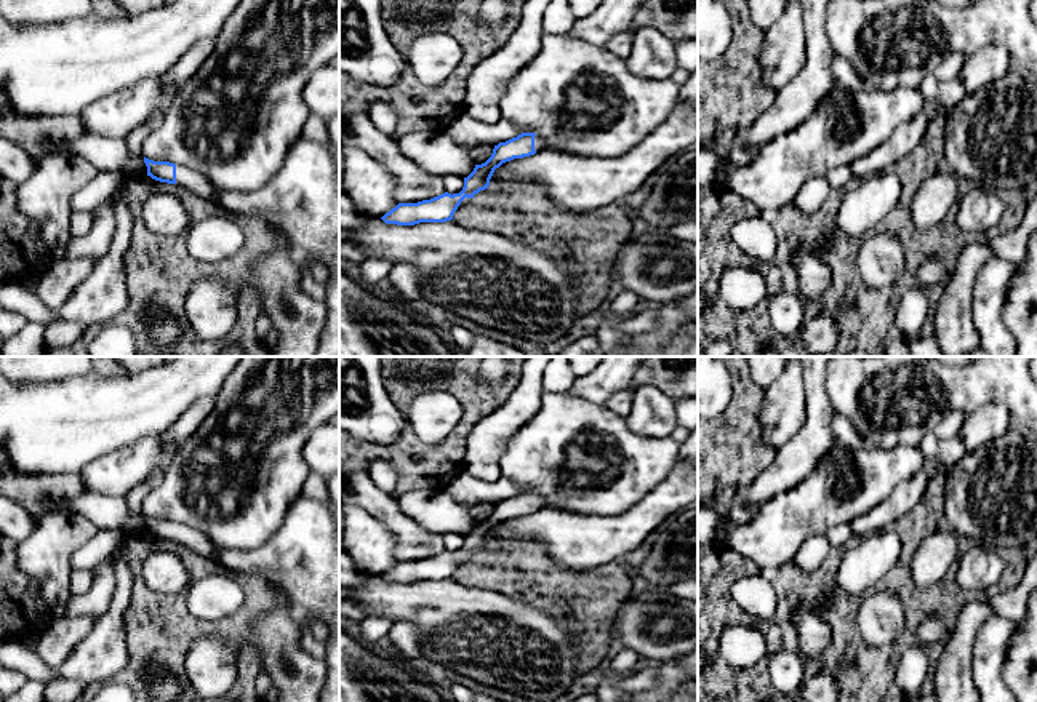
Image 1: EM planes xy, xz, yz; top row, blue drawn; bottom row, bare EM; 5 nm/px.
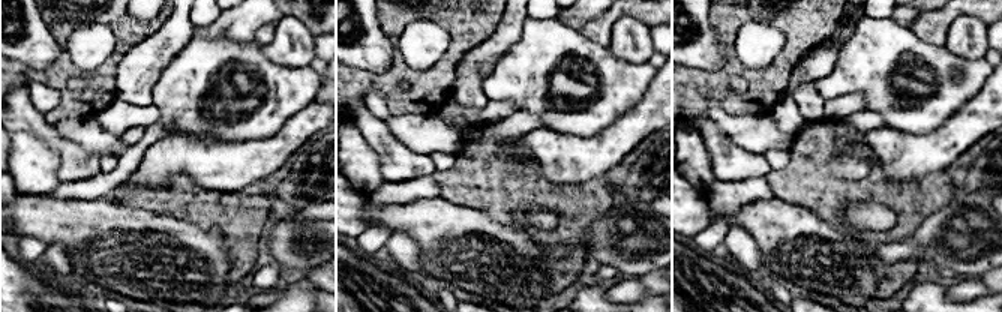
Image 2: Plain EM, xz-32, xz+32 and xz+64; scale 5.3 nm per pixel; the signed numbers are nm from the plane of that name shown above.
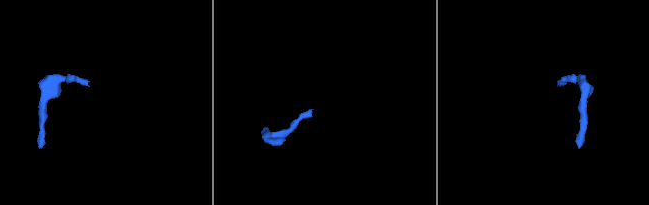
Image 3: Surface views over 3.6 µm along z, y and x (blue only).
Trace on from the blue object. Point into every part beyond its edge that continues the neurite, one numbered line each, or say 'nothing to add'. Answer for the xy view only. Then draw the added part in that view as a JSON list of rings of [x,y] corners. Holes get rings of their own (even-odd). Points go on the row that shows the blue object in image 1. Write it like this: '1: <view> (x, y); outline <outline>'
1: xy (186, 178); outline [[[176,165],[176,185],[218,203],[213,185],[197,171]]]

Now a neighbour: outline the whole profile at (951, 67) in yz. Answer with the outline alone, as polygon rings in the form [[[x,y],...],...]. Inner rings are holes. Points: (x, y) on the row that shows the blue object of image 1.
[[[952,53],[936,67],[933,74],[939,83],[959,78],[963,62],[965,56],[962,53]]]

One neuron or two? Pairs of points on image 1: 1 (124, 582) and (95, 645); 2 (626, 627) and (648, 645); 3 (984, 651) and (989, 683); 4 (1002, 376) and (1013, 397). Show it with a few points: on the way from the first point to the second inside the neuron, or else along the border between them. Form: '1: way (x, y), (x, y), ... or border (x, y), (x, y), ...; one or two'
1: way (120, 598), (109, 629); one
2: way (631, 627), (644, 640); one
3: way (988, 659), (988, 675); one
4: way (1007, 381), (1013, 392); one

